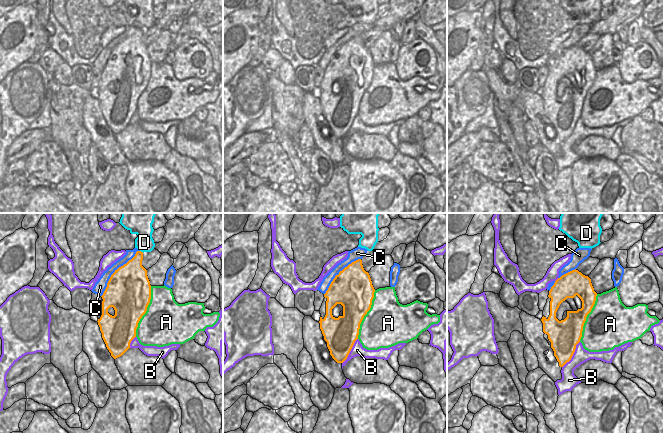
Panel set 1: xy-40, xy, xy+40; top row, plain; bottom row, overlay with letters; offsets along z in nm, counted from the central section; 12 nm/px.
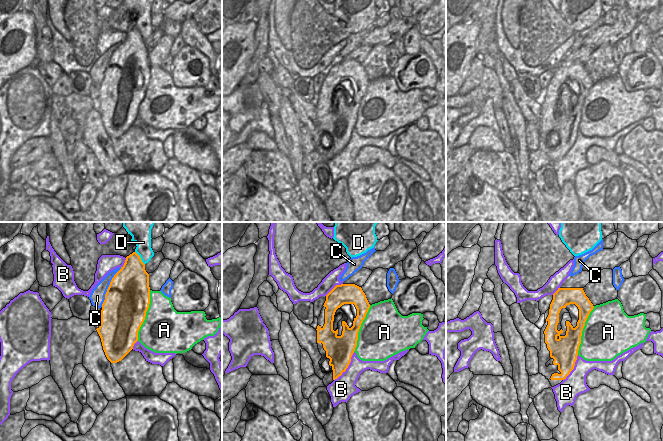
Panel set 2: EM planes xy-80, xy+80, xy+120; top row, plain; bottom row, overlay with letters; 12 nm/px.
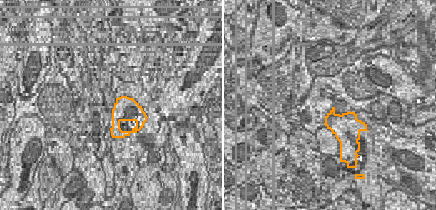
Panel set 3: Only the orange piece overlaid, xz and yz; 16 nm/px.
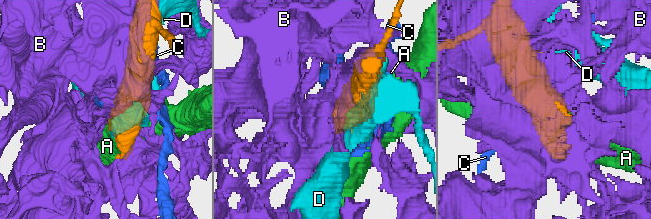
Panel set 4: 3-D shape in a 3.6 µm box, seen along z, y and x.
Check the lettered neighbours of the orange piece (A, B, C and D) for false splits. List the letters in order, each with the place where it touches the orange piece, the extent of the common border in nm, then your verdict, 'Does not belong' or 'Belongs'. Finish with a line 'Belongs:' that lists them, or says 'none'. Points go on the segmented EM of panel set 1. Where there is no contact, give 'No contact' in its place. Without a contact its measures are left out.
A: Touches orange at xy-40 (146, 310). Shared border 650 nm. Does not belong
B: Touches orange at xy+40 (573, 353). Shared border 380 nm. Does not belong
C: Touches orange at xy-40 (115, 271). Shared border 750 nm. Does not belong
D: Touches orange at xy-40 (142, 252). Shared border 60 nm. Does not belong
Belongs: none

